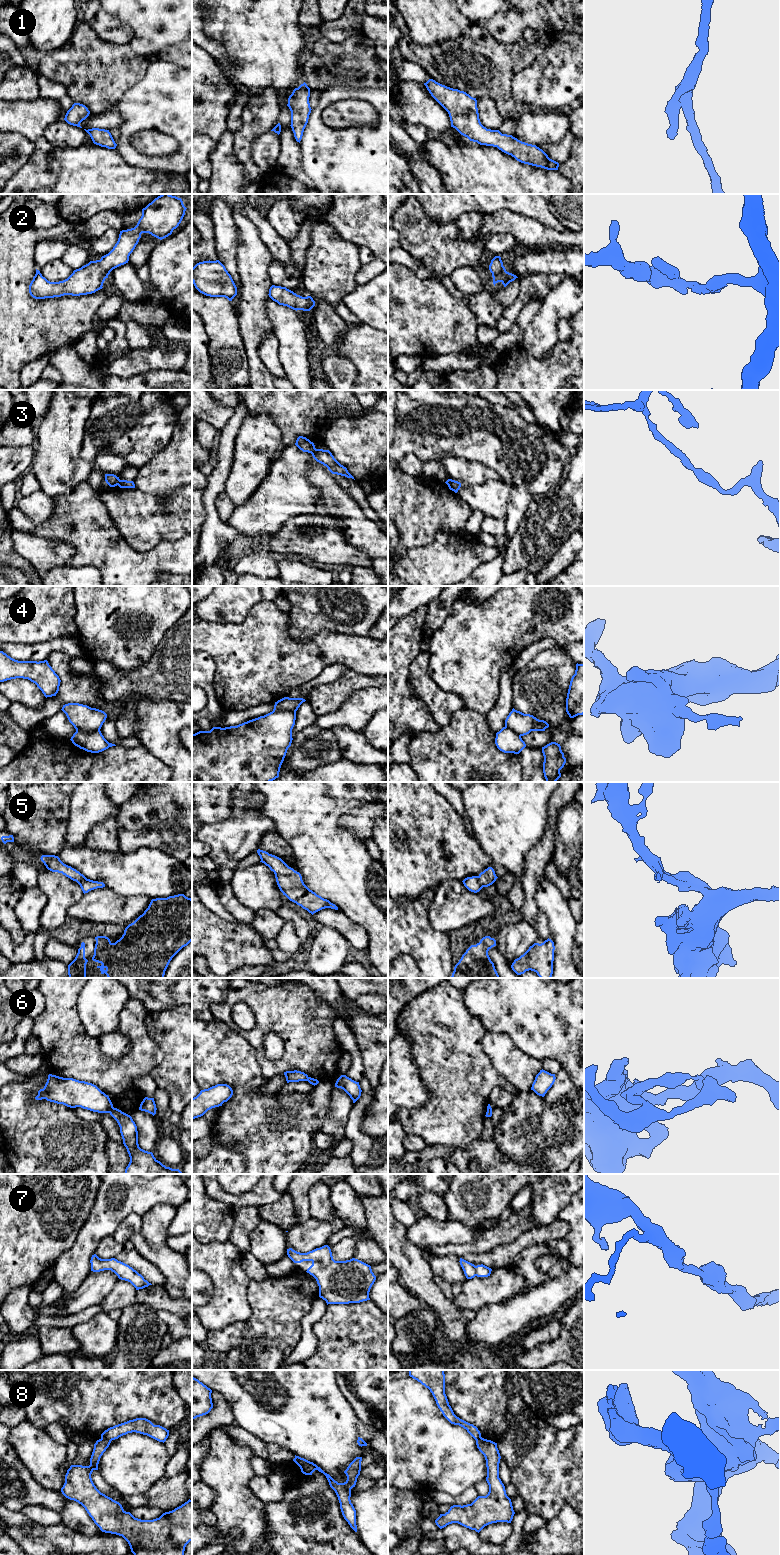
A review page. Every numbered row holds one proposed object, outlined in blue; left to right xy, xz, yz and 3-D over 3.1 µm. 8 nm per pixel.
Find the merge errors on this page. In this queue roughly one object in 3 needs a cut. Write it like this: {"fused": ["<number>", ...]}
{"fused": ["3", "4", "6", "8"]}

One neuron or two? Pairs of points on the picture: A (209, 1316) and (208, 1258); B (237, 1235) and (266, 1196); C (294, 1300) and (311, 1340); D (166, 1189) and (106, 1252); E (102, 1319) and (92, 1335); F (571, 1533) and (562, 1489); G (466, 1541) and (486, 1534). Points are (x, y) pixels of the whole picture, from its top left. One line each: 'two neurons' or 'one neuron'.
A: one neuron
B: two neurons
C: two neurons
D: two neurons
E: one neuron
F: two neurons
G: two neurons

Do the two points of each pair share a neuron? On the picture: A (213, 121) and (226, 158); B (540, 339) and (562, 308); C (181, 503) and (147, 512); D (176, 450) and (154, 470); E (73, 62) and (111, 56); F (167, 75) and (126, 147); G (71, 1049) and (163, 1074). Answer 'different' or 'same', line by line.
A: different
B: same
C: same
D: same
E: same
F: same
G: different

